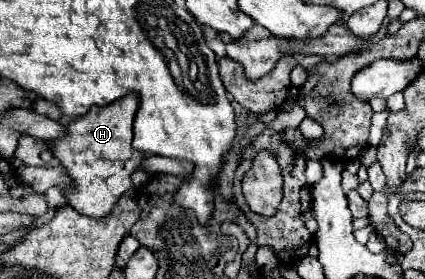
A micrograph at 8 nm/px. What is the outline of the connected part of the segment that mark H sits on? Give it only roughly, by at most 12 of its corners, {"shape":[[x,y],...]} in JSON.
{"shape":[[135,94],[91,106],[45,142],[77,212],[105,218],[143,152]]}

